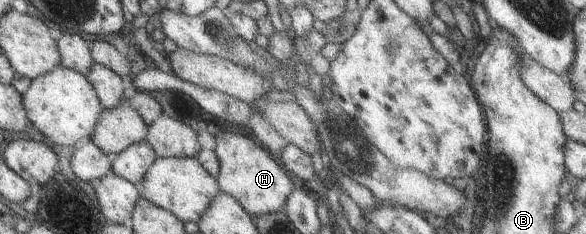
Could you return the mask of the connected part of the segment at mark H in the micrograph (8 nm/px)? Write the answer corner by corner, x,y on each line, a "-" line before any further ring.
220,132
215,137
215,154
219,161
219,172
215,178
220,192
238,200
244,211
252,218
281,211
294,186
280,162
248,136

